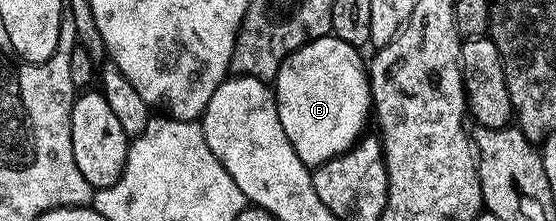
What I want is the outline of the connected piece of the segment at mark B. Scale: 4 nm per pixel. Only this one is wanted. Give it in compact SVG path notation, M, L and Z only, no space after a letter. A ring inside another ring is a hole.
M333 33L322 35L319 39L315 39L311 43L306 43L304 47L298 47L294 53L287 56L283 60L283 64L279 66L279 71L273 80L273 90L275 93L275 104L277 105L277 117L281 117L281 129L285 129L285 137L289 137L289 145L293 145L293 149L297 149L297 157L301 157L301 161L306 167L312 169L320 167L322 163L327 163L330 159L336 159L338 155L343 154L348 147L352 146L364 134L363 126L367 123L367 115L372 114L373 104L371 101L371 80L369 78L368 68L365 66L365 59L361 56L360 48L349 45L345 41L341 41Z

